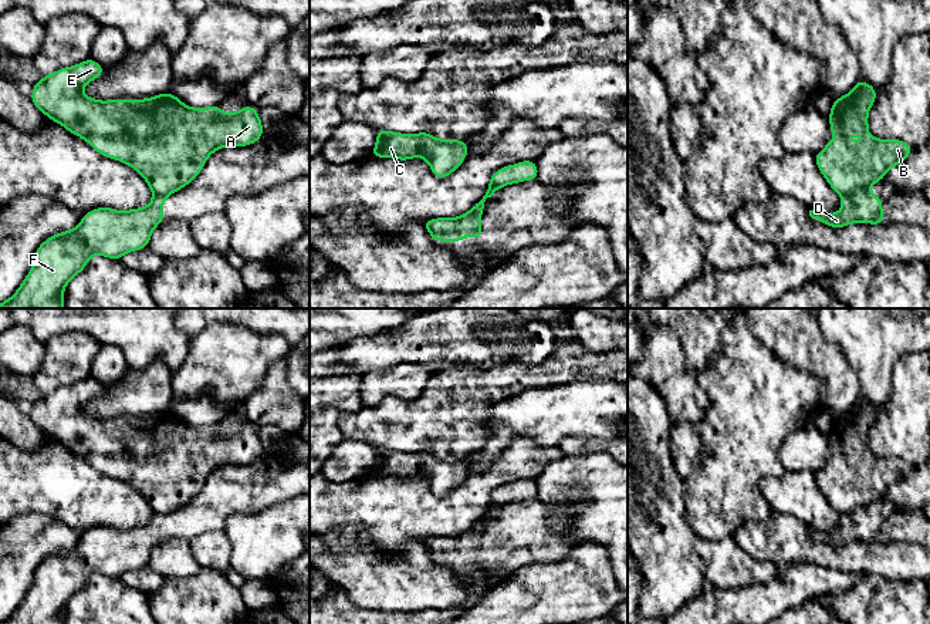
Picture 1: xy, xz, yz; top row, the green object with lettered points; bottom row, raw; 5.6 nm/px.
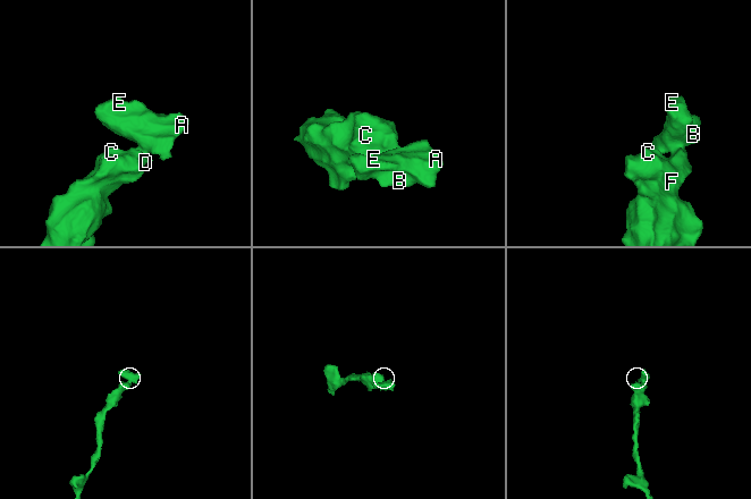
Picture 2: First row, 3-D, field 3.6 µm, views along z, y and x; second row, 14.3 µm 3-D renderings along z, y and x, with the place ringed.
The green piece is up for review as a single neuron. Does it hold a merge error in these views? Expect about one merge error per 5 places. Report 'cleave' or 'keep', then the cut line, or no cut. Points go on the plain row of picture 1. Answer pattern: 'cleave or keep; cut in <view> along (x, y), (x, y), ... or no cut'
cleave; cut in yz along (859, 506), (842, 515)

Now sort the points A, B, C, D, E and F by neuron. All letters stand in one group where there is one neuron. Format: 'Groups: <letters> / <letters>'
Groups: A B E / C D F

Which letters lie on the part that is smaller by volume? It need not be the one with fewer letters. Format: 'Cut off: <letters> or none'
Cut off: A, B, E

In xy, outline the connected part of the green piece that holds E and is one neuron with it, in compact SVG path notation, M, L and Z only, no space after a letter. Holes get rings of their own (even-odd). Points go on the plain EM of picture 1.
M87 377L81 382L60 387L34 402L30 418L43 432L68 451L85 458L99 473L136 488L155 515L169 515L189 503L203 488L206 478L223 465L247 465L257 461L264 448L254 425L226 432L219 424L190 426L172 411L146 418L88 416L81 408L104 394L104 385ZM145 452L170 455L169 461L143 462Z

